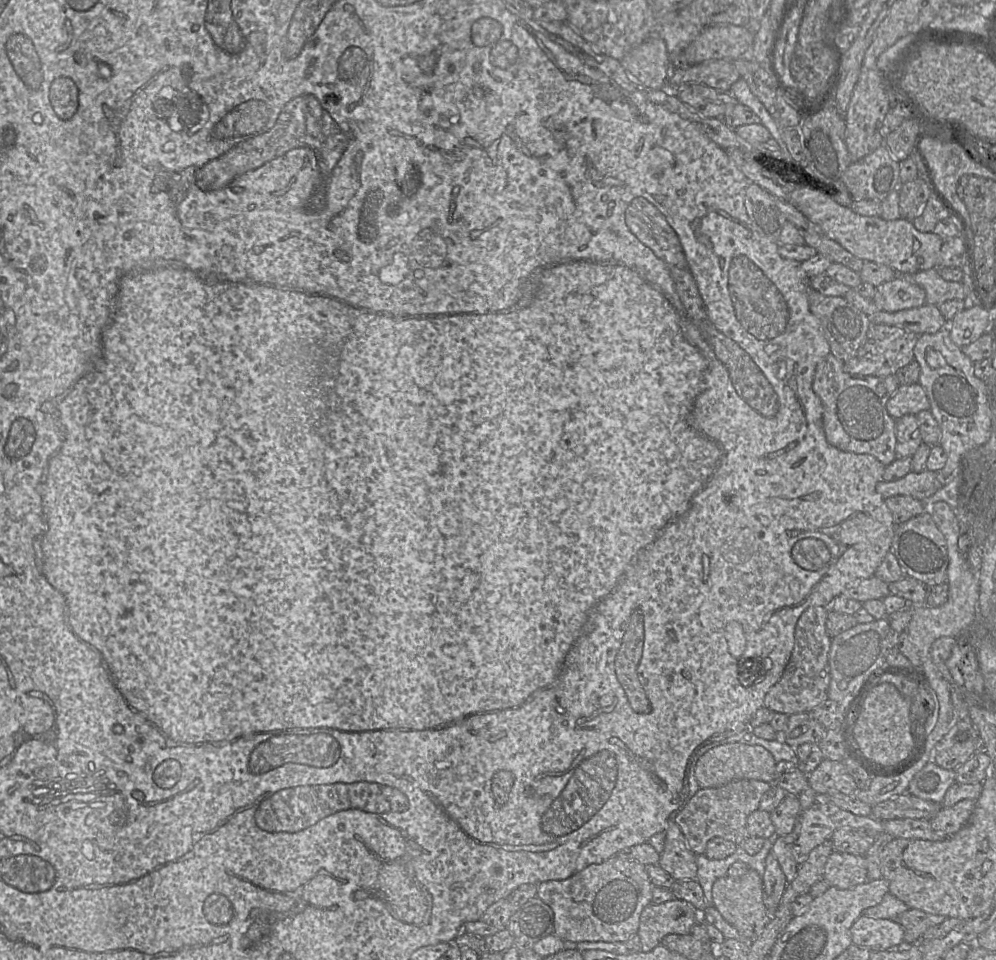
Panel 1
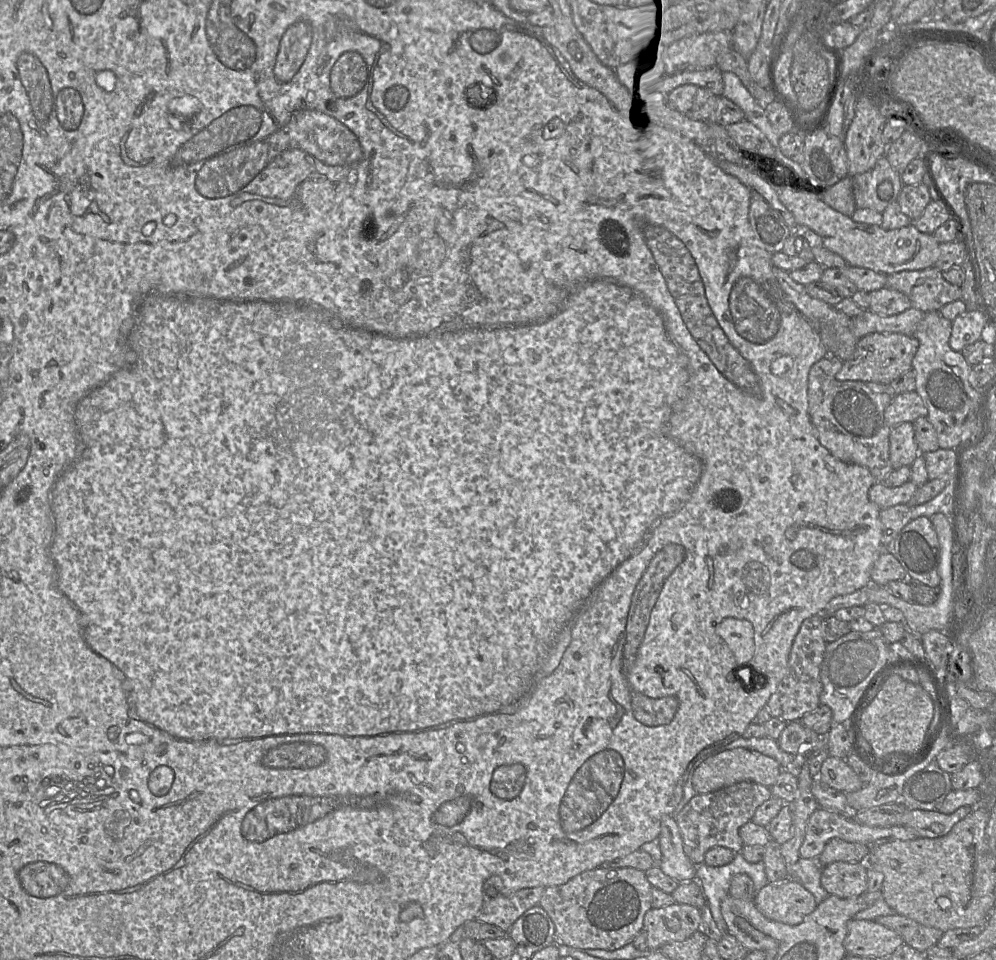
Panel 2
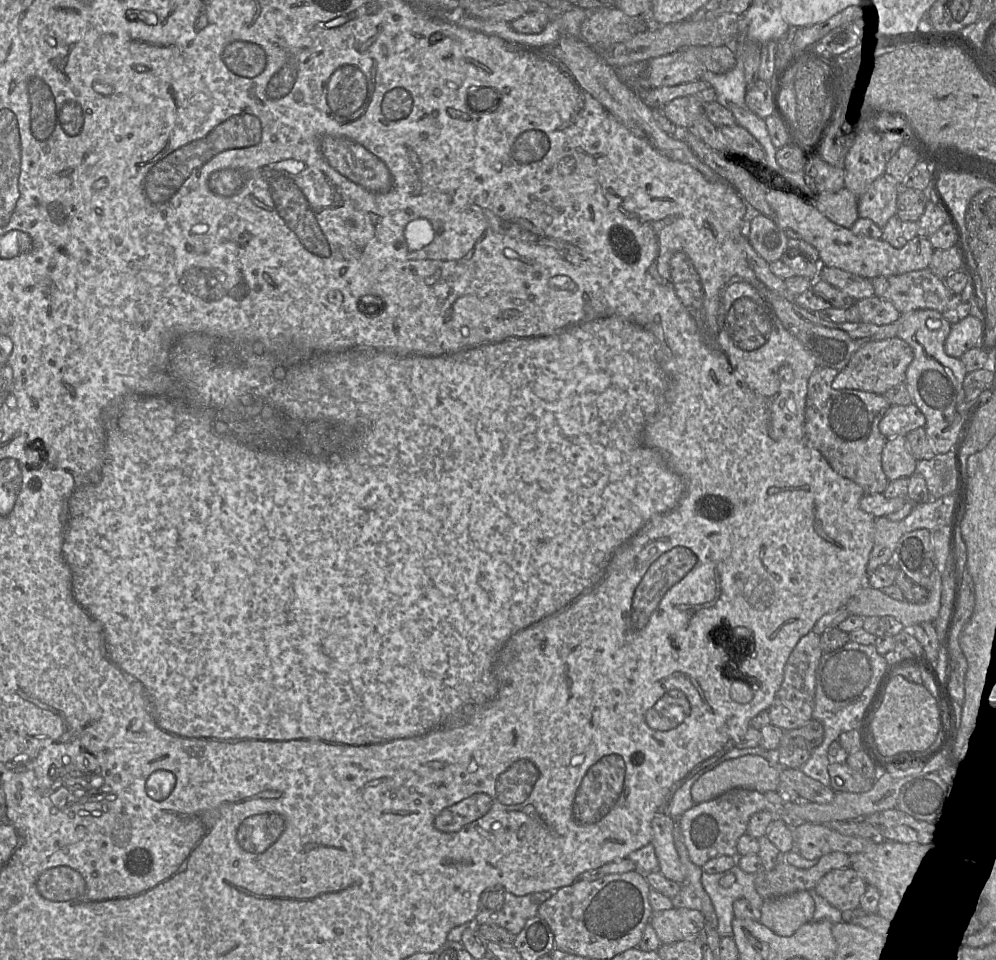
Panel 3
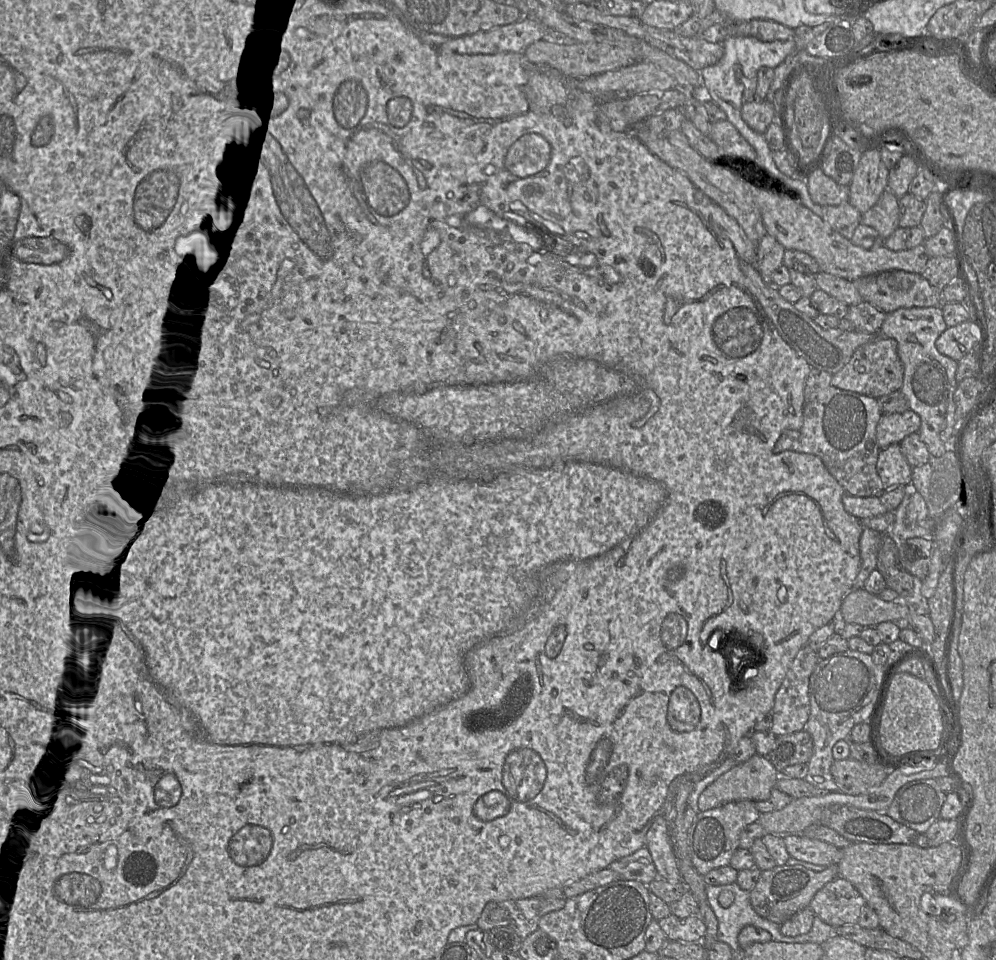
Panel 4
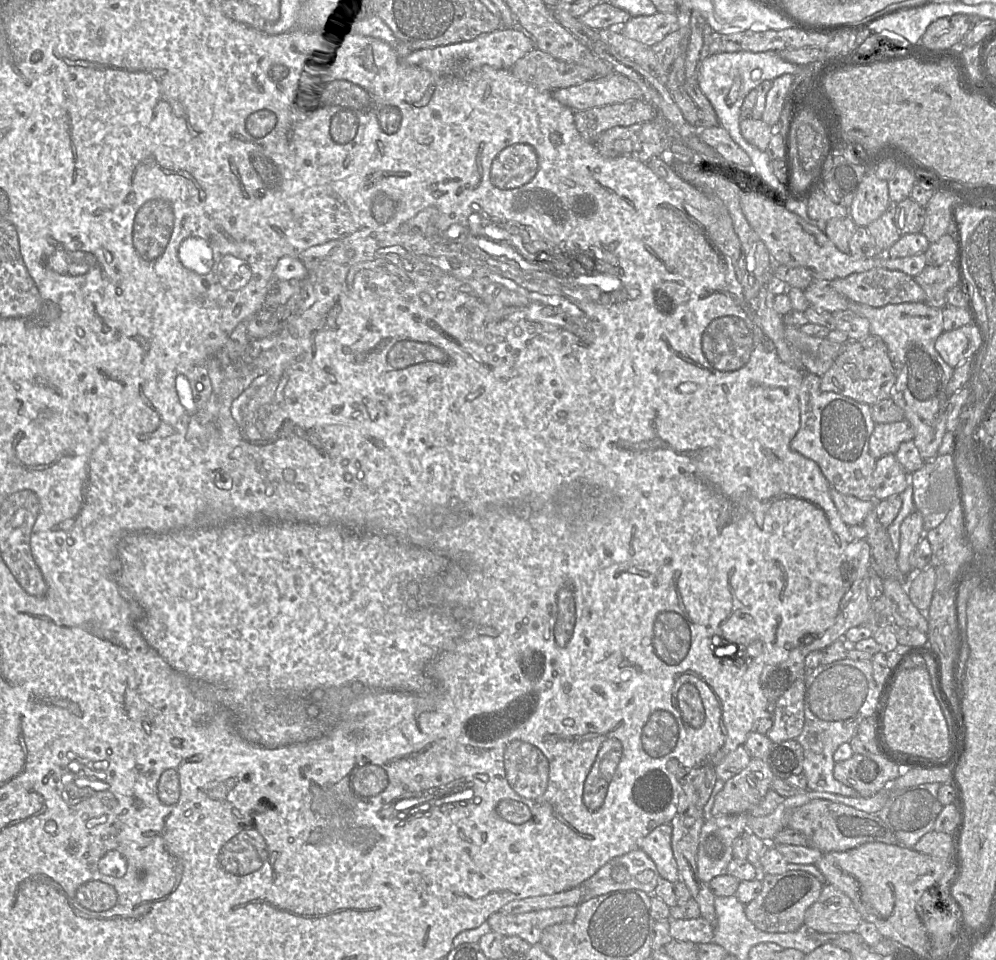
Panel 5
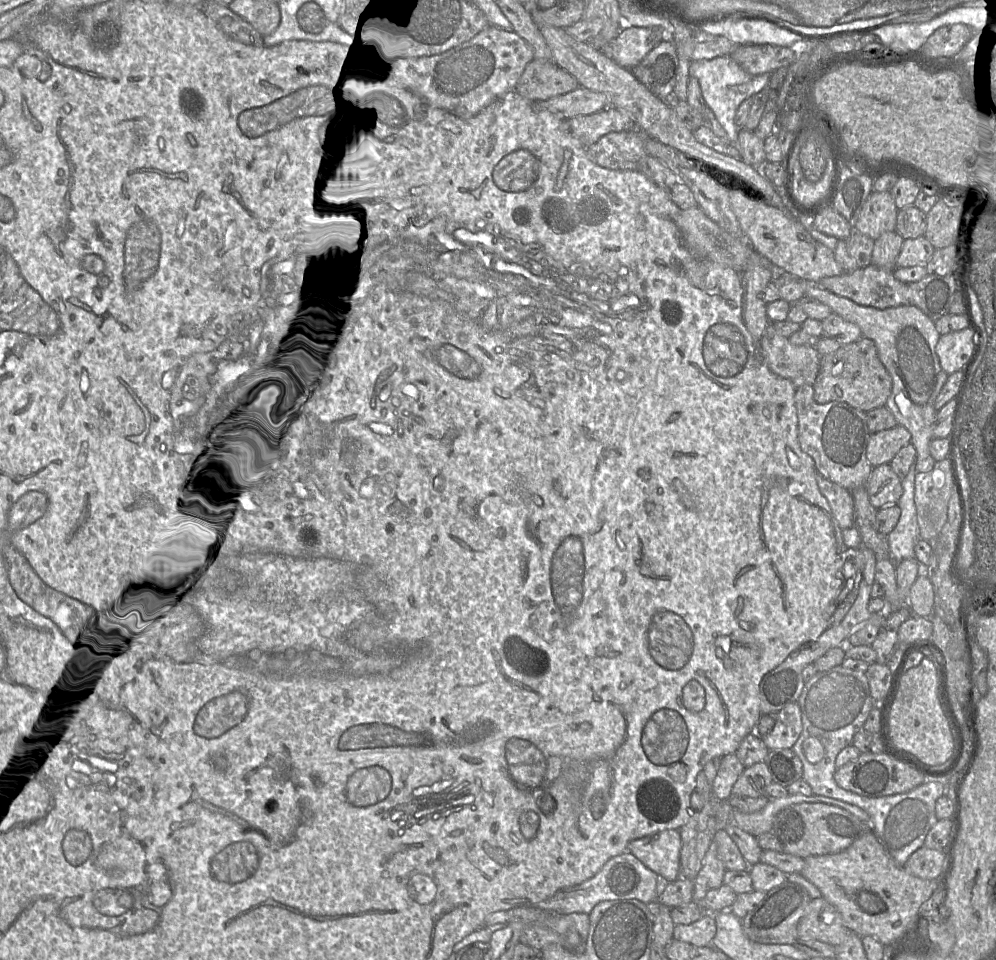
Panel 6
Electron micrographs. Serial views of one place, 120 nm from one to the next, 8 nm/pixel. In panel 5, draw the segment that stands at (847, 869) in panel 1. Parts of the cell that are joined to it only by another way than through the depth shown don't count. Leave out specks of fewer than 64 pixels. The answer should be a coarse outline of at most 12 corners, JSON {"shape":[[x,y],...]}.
{"shape":[[825,883],[804,925],[819,933],[853,932],[852,900]]}

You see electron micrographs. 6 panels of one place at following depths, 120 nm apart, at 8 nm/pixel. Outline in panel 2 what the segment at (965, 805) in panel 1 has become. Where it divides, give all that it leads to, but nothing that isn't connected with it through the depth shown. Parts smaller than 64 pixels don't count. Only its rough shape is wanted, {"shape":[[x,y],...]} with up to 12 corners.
{"shape":[[962,806],[951,814],[908,810],[903,825],[917,838],[947,835],[972,812]]}

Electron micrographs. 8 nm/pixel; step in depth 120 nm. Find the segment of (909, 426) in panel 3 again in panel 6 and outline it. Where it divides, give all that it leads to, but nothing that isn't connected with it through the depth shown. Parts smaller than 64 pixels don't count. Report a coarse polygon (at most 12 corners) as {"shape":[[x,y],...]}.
{"shape":[[902,425],[870,435],[872,467],[890,463],[911,443]]}

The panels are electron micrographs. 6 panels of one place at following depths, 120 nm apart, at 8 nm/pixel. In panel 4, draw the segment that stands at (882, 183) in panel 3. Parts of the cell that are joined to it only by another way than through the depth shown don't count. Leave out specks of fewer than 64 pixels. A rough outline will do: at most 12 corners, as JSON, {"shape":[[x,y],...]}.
{"shape":[[886,189],[861,215],[883,239],[899,227],[898,198]]}

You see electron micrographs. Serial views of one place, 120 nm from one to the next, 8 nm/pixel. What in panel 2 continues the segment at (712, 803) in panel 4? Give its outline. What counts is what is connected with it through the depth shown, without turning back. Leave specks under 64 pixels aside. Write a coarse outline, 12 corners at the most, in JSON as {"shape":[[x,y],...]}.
{"shape":[[738,747],[694,769],[697,794],[742,781],[771,787],[784,769],[774,758]]}

